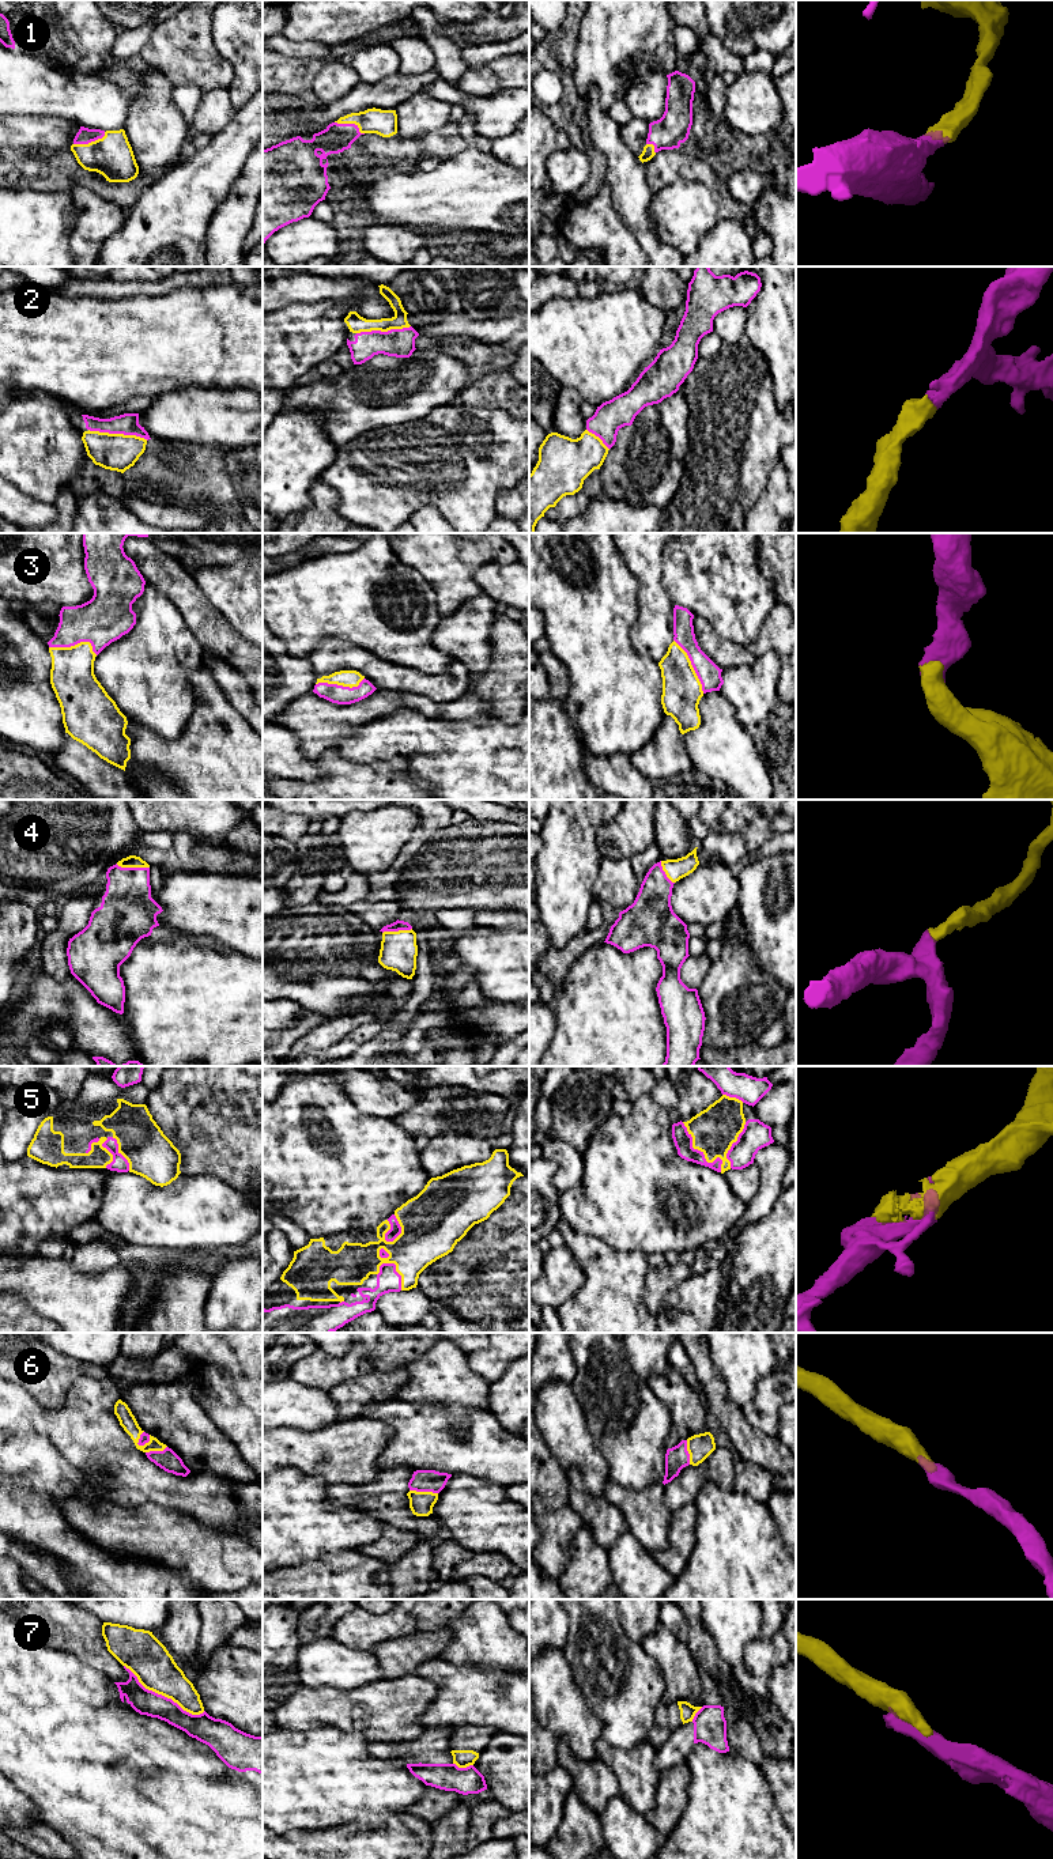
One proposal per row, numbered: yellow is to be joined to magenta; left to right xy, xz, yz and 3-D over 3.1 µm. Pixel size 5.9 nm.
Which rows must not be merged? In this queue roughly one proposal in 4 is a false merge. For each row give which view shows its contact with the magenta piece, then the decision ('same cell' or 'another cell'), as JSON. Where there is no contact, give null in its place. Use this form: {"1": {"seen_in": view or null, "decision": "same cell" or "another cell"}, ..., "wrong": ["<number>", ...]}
{"1": {"seen_in": "xy", "decision": "same cell"}, "2": {"seen_in": "xy", "decision": "same cell"}, "3": {"seen_in": "xy", "decision": "same cell"}, "4": {"seen_in": "xy", "decision": "same cell"}, "5": {"seen_in": "yz", "decision": "same cell"}, "6": {"seen_in": "xy", "decision": "same cell"}, "7": {"seen_in": "xy", "decision": "another cell"}, "wrong": ["7"]}

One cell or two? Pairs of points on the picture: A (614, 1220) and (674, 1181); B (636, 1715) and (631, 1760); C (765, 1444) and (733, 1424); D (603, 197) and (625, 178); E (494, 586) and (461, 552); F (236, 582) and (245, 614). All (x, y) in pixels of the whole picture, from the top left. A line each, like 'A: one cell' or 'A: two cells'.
A: one cell
B: two cells
C: one cell
D: two cells
E: two cells
F: one cell

